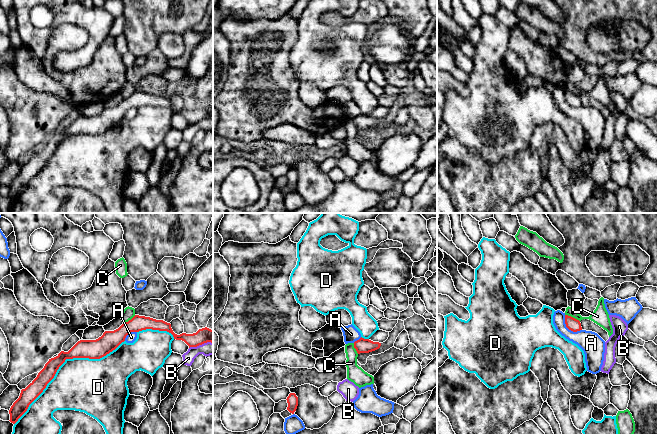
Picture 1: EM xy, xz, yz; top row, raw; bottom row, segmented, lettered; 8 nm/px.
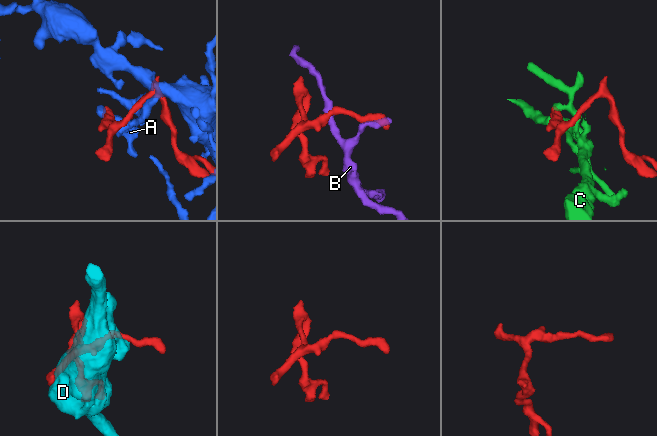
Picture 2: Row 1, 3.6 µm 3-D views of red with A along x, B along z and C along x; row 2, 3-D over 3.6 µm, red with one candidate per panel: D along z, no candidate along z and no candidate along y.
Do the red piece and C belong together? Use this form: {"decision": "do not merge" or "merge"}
{"decision": "do not merge"}

